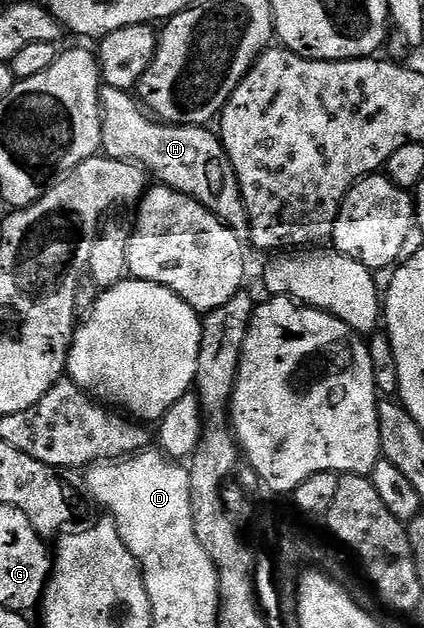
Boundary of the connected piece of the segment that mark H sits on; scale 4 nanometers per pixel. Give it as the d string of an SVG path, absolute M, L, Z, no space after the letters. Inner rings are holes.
M102 87L101 152L113 160L140 164L146 173L154 172L162 185L199 202L234 232L248 233L249 219L235 170L218 133L209 130L196 124L164 123L150 115L126 89Z

